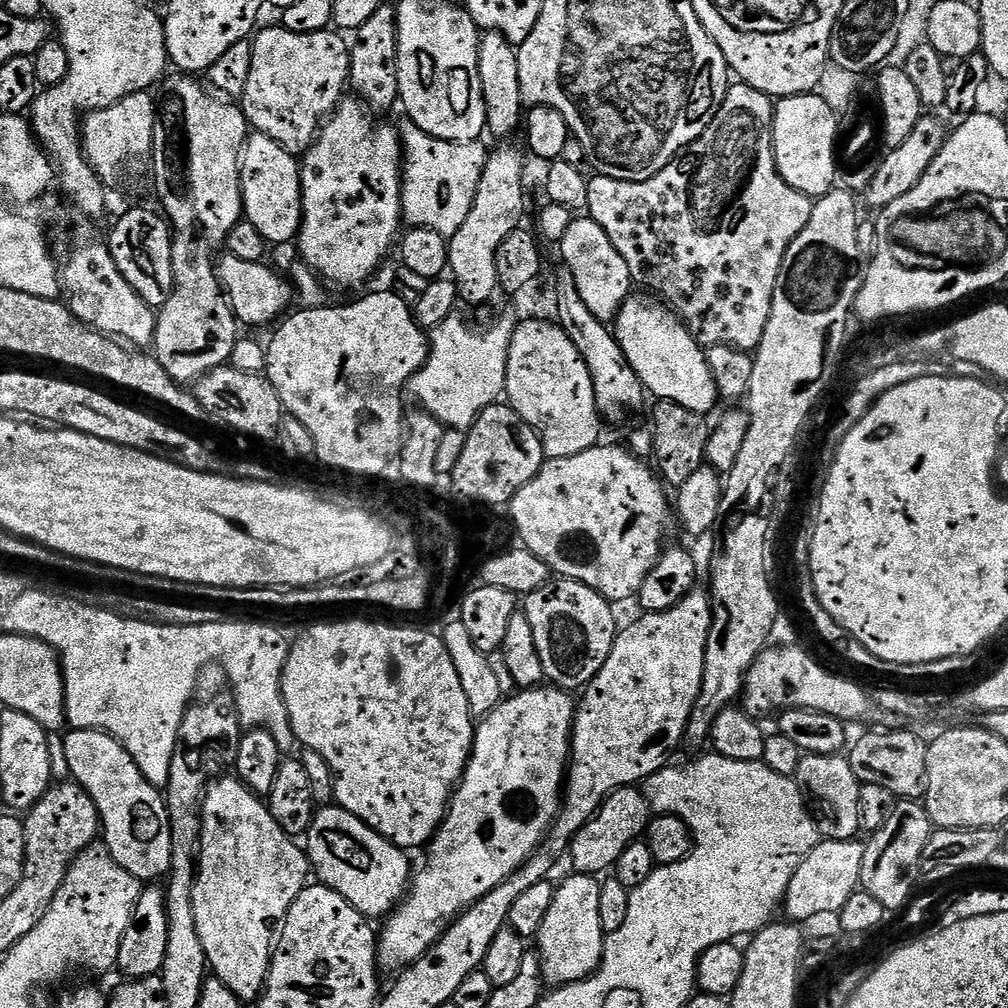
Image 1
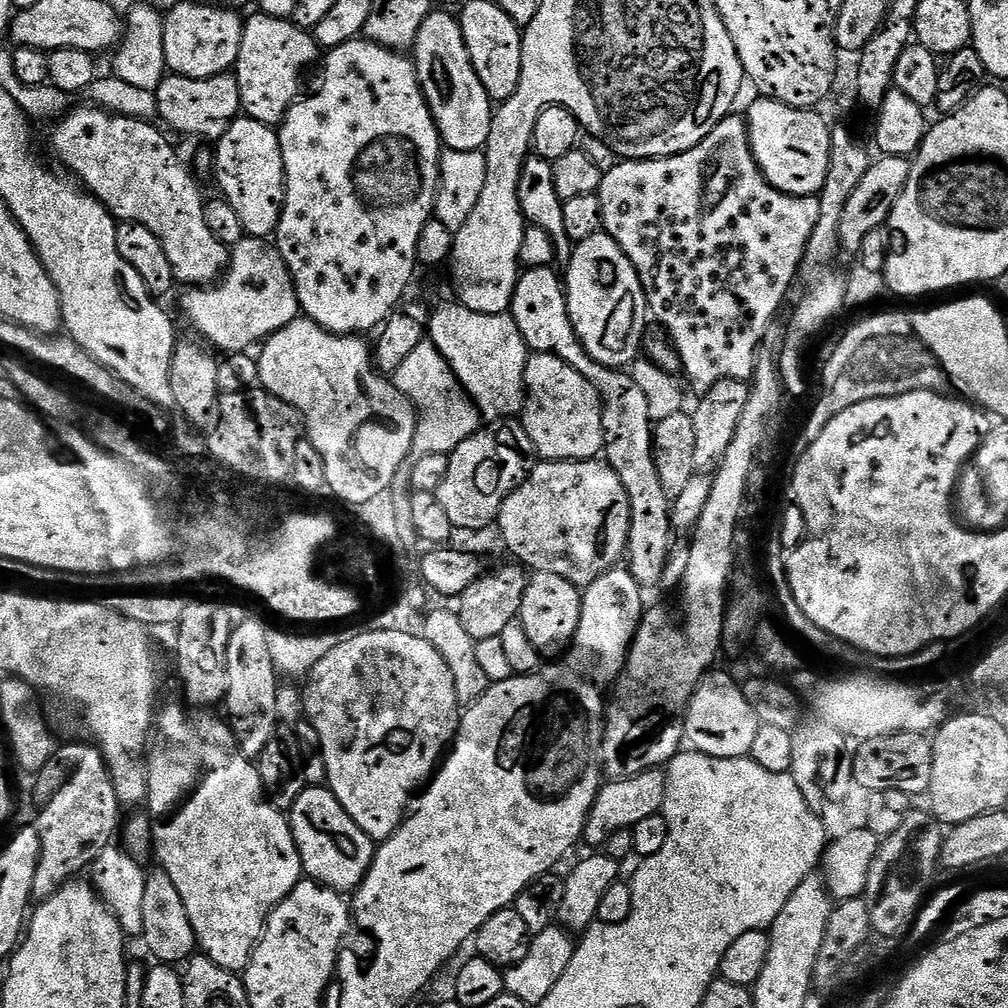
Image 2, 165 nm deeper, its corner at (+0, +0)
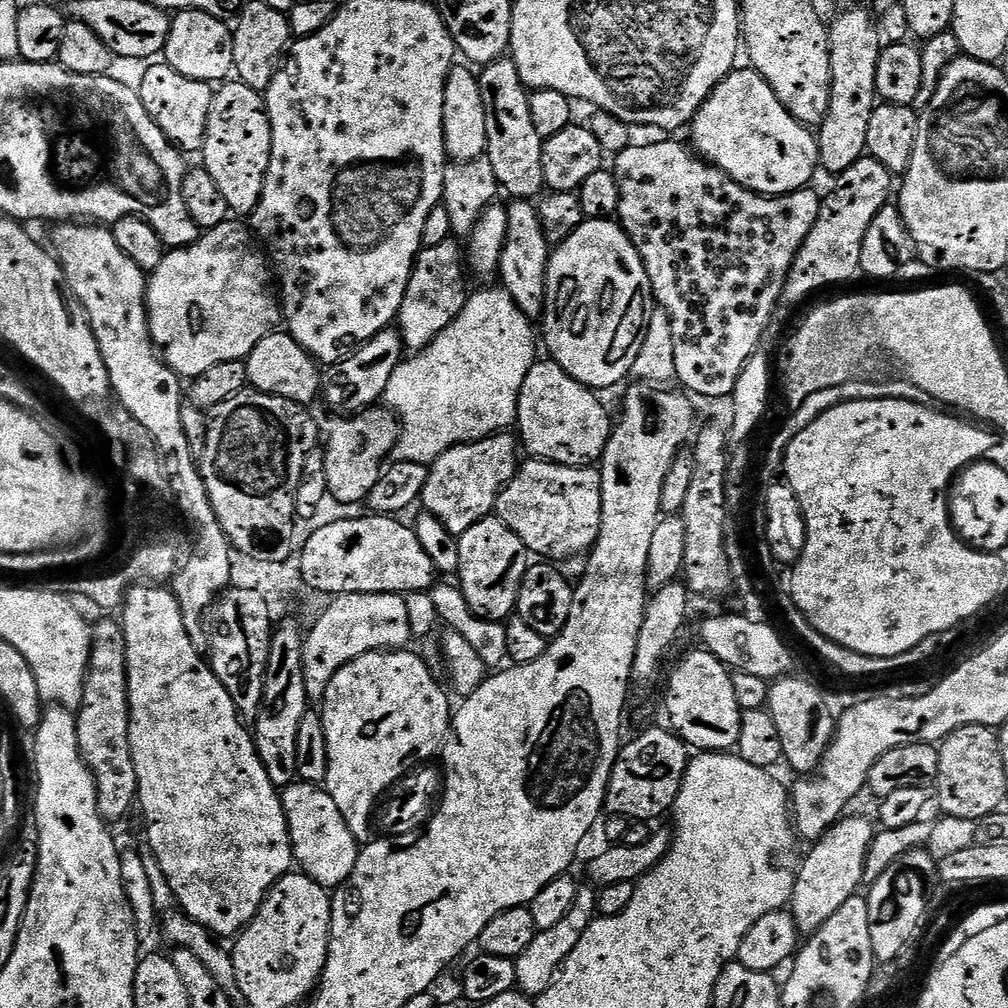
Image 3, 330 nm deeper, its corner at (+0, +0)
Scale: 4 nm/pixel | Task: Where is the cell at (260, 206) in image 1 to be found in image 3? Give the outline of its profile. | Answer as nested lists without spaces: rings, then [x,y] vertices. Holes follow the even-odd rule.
[[[232,83],[224,86],[229,88],[221,87],[221,92],[211,97],[202,168],[214,178],[214,186],[222,192],[229,209],[235,215],[237,212],[240,216],[251,217],[264,197],[264,183],[274,164],[272,127],[265,97],[245,84]]]

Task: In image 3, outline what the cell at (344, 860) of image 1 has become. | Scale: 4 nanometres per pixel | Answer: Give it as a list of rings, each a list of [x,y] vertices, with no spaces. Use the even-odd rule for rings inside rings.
[[[297,782],[283,789],[284,813],[292,839],[292,854],[299,871],[318,882],[323,888],[335,890],[350,878],[360,857],[361,845],[354,838],[346,818],[334,806],[334,798],[323,787]]]

